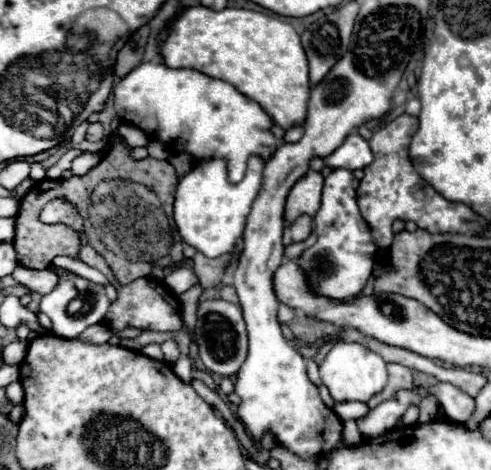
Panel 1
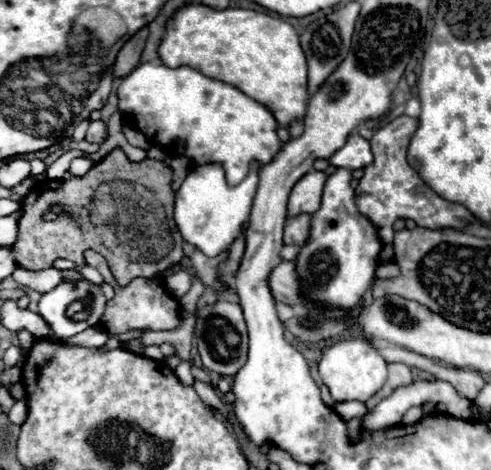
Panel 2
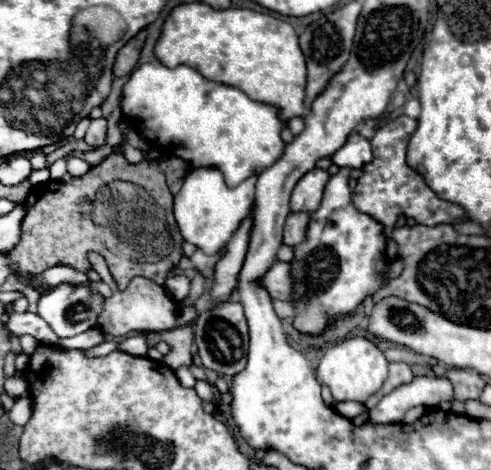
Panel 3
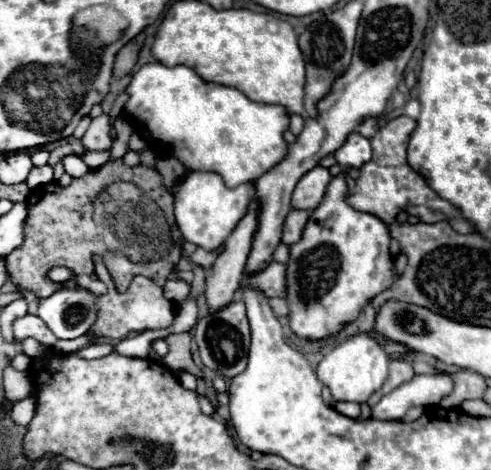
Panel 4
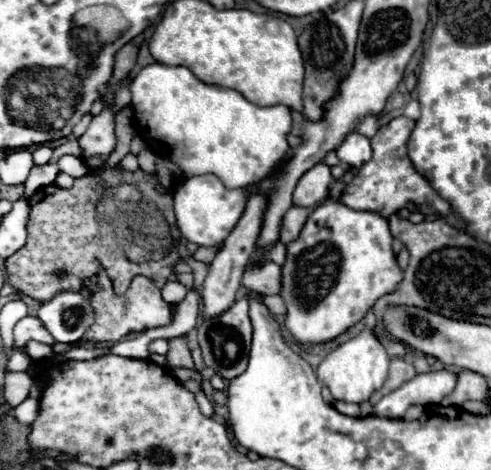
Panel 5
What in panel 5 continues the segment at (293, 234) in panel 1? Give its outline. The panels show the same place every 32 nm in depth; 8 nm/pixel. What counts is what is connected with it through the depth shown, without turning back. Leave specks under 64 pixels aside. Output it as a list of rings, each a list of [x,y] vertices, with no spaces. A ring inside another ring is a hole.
[[[292,206],[284,218],[282,218],[282,228],[280,228],[280,240],[284,244],[292,242],[298,234],[300,234],[300,228],[304,226],[306,218],[310,214],[310,208],[302,208],[302,206]]]

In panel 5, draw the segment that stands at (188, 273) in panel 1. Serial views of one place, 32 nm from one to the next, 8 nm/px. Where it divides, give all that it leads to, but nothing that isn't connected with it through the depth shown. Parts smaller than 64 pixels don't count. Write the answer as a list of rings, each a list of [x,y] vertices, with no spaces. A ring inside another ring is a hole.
[[[168,282],[164,288],[162,288],[162,298],[170,304],[170,308],[172,308],[172,314],[176,312],[176,308],[178,308],[178,304],[184,300],[184,296],[186,296],[186,288],[180,284],[180,282]]]

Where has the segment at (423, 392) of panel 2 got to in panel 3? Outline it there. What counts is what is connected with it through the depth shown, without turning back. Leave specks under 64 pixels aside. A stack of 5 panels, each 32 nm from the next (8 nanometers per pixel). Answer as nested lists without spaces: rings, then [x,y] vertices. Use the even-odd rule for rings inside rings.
[[[416,376],[412,382],[398,386],[396,390],[392,390],[388,396],[384,396],[378,406],[374,406],[370,410],[370,422],[374,424],[394,424],[394,422],[402,422],[406,410],[414,408],[414,406],[438,406],[442,400],[450,400],[452,398],[452,382],[448,378],[438,378],[438,376]]]

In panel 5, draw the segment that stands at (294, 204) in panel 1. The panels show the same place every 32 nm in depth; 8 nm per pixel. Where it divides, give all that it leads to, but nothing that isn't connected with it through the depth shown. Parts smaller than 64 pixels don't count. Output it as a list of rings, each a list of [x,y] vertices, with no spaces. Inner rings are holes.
[[[318,162],[298,180],[294,190],[294,204],[300,204],[304,208],[314,208],[316,204],[328,198],[330,184],[332,184],[330,166],[324,162]]]

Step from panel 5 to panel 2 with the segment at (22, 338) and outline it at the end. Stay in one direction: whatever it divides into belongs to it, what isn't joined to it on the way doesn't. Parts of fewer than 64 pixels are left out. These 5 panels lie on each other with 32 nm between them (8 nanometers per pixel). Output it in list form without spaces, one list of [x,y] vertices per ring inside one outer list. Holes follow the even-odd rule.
[[[10,304],[2,306],[2,324],[12,332],[28,330],[38,340],[52,340],[52,342],[58,340],[40,314],[34,314],[30,310],[20,310]]]

